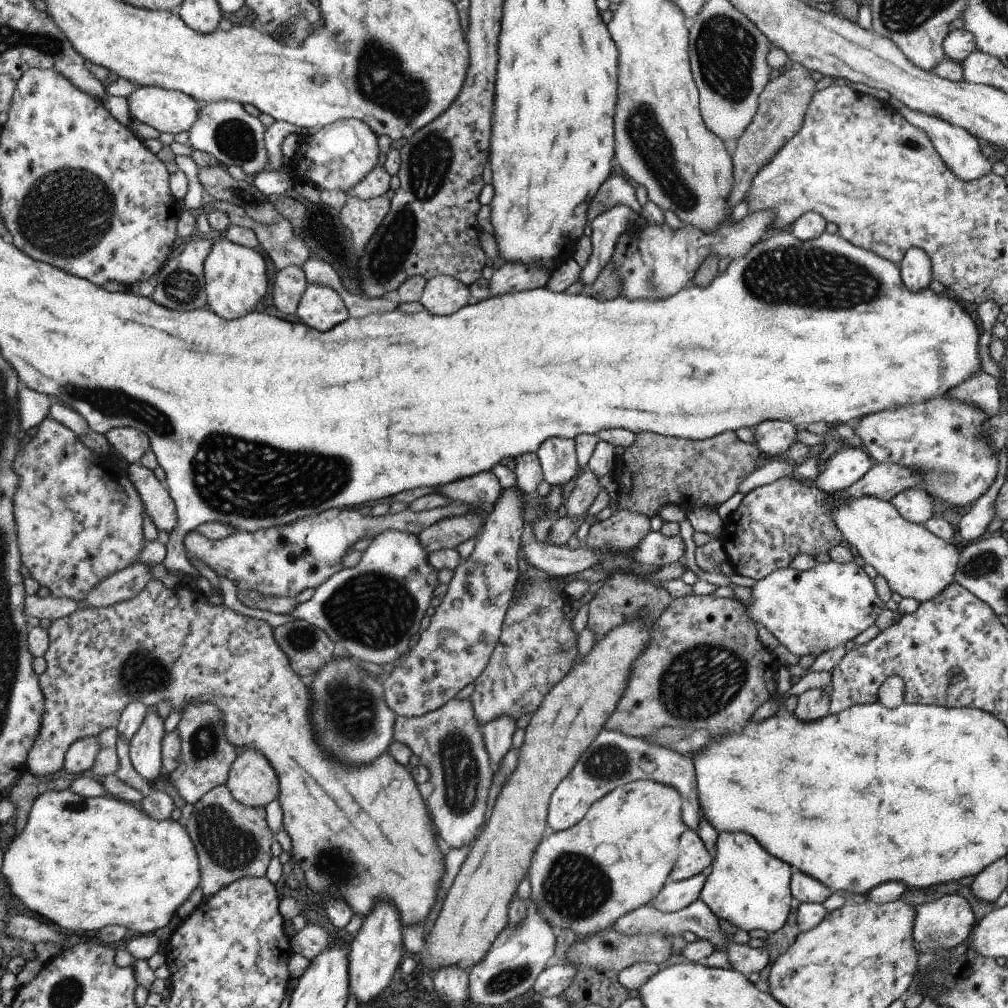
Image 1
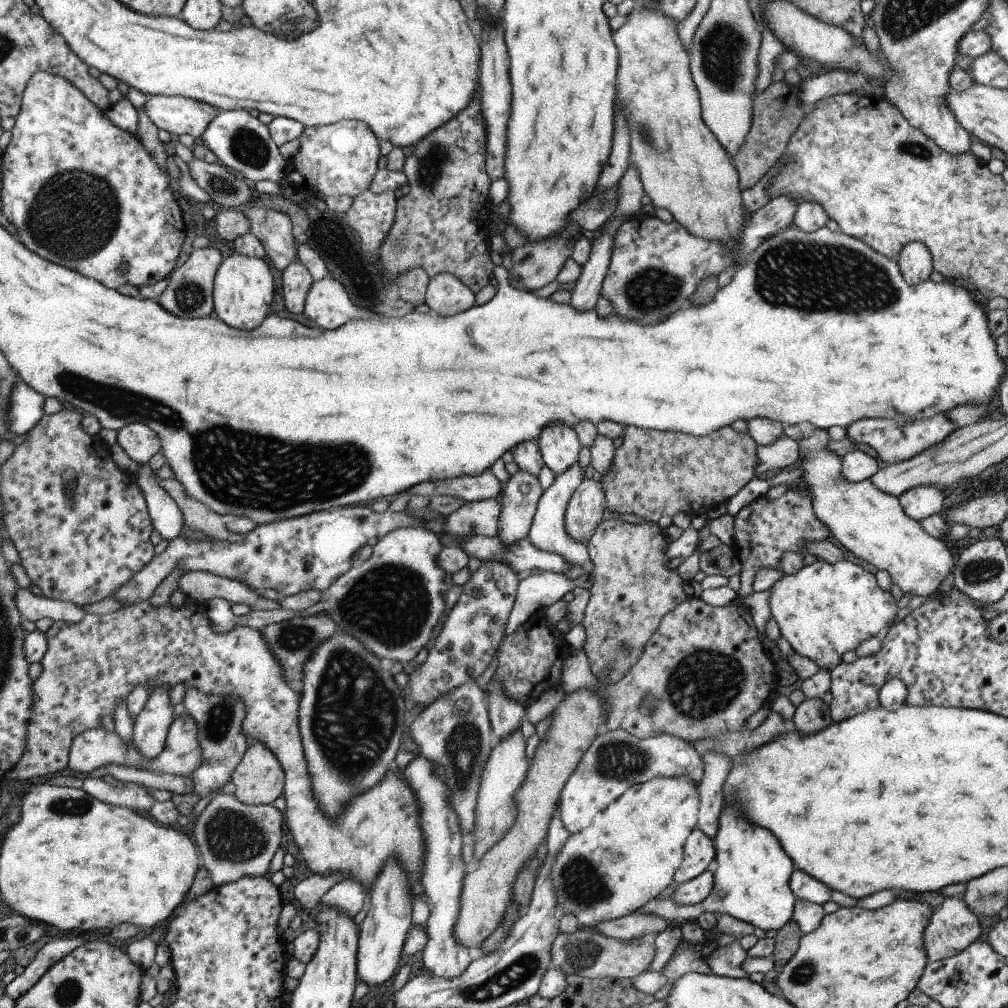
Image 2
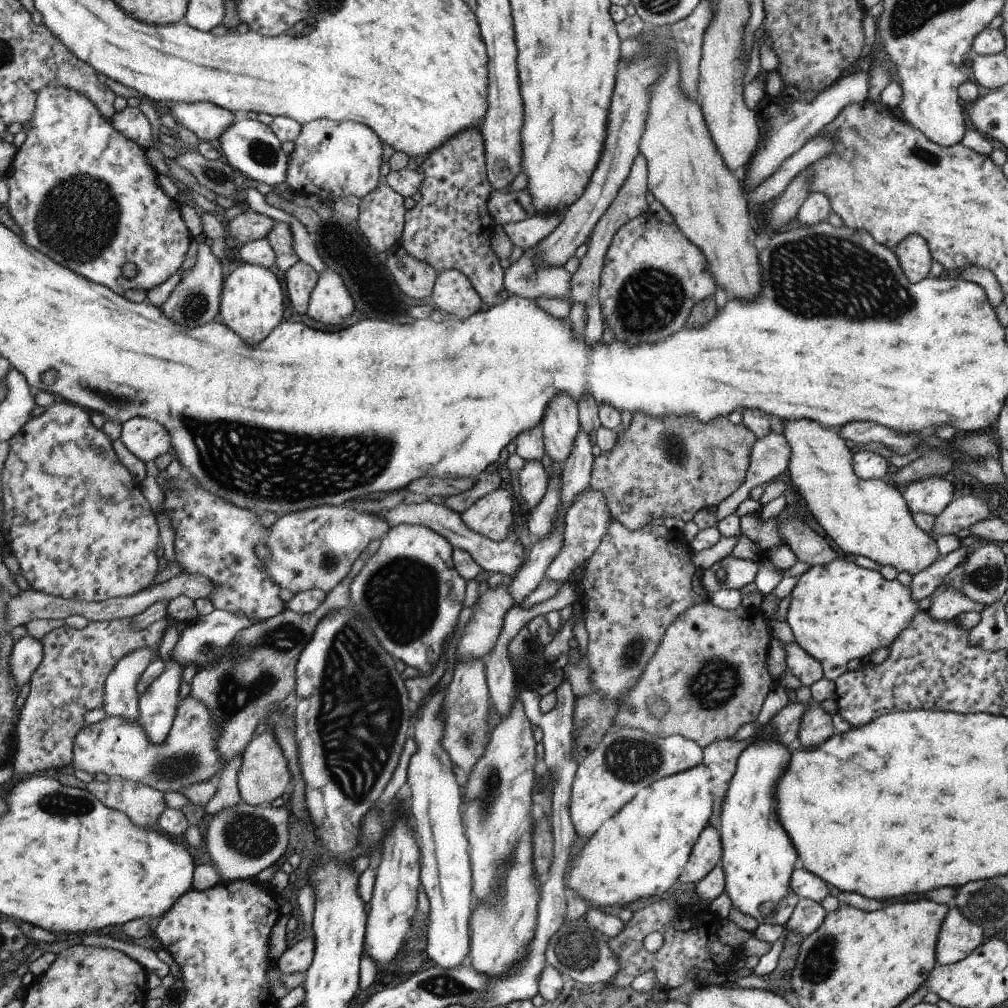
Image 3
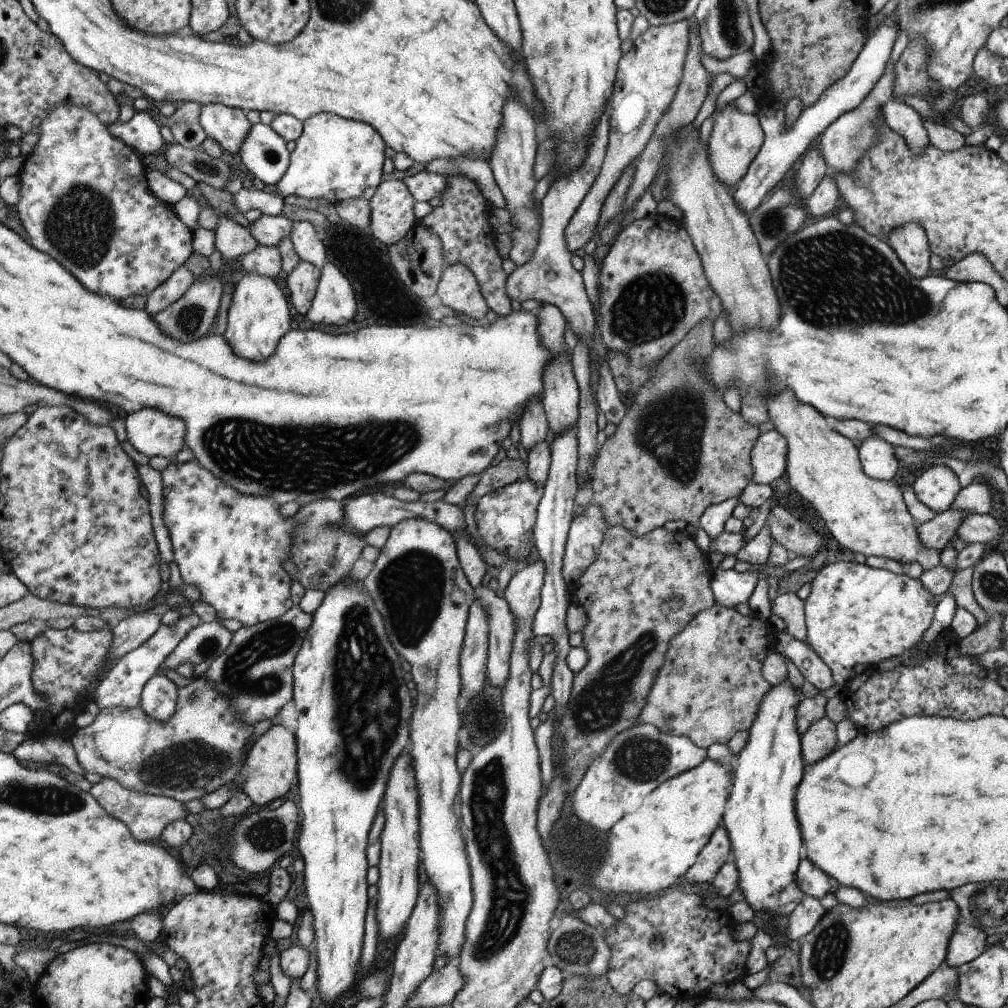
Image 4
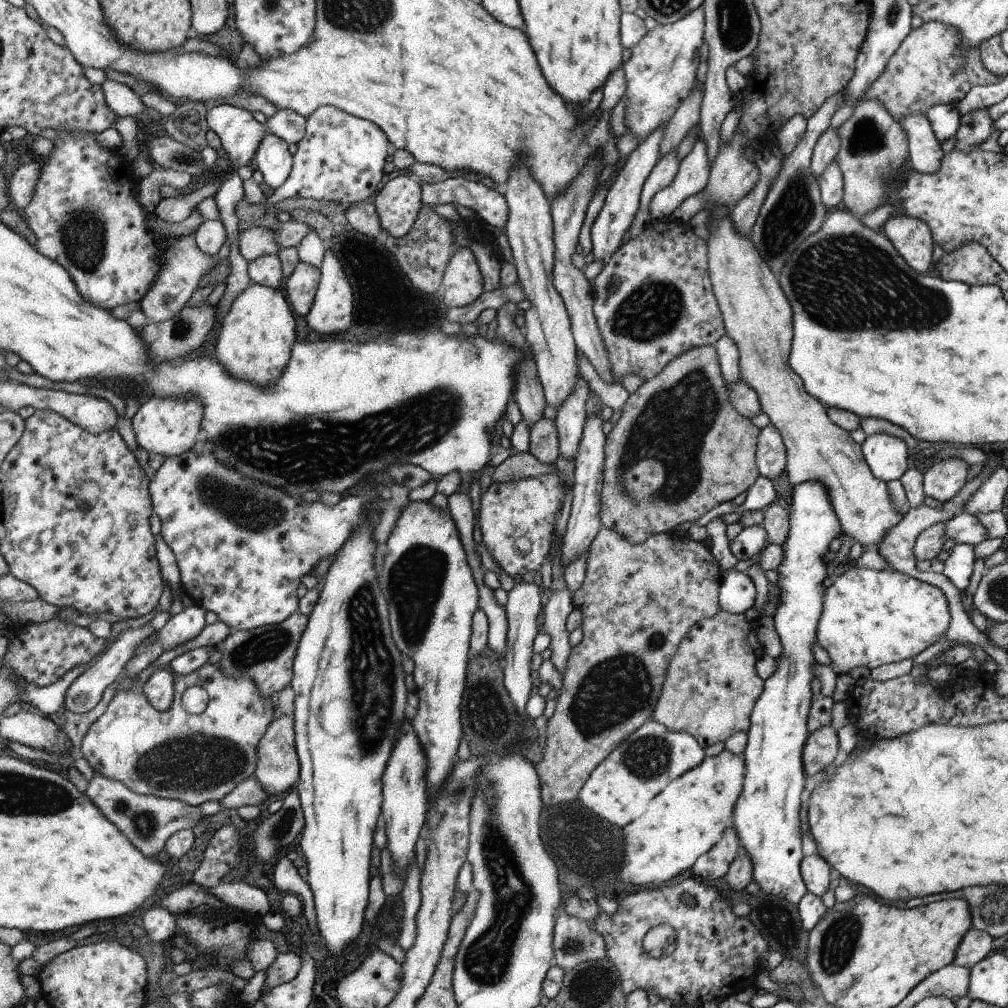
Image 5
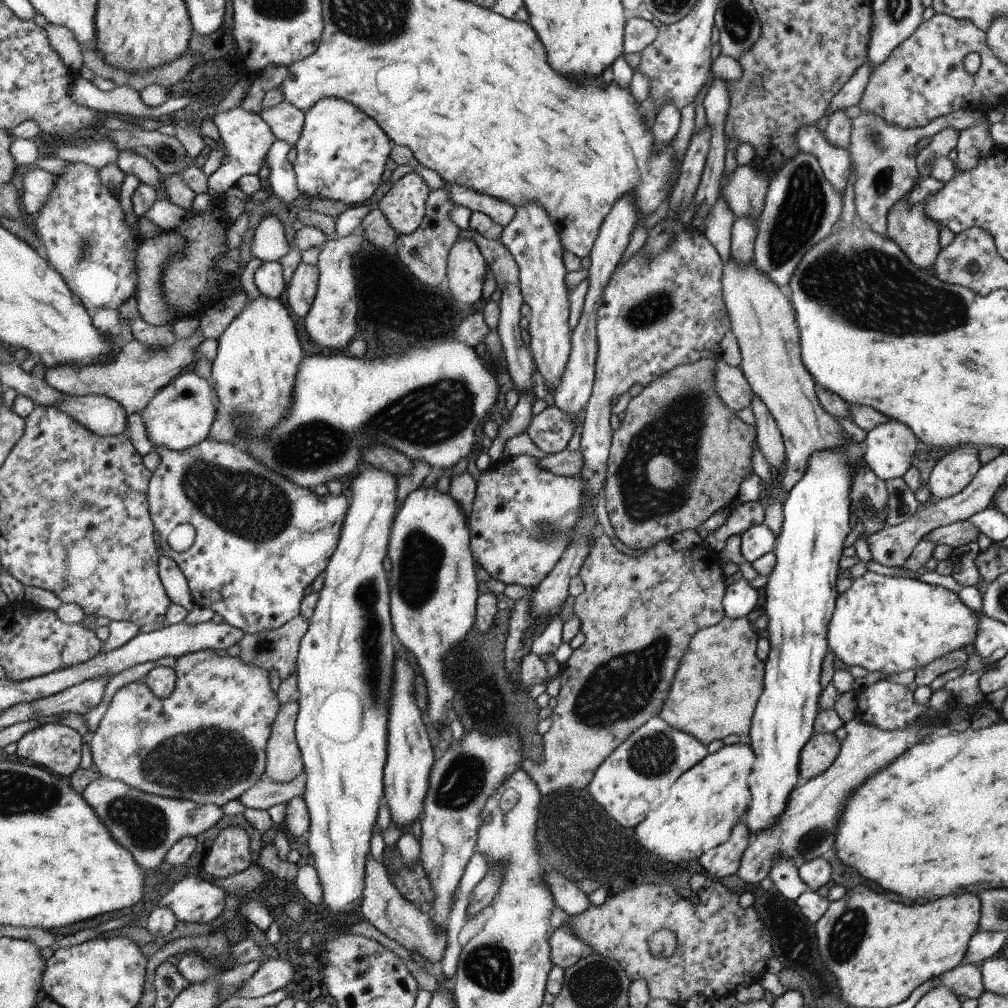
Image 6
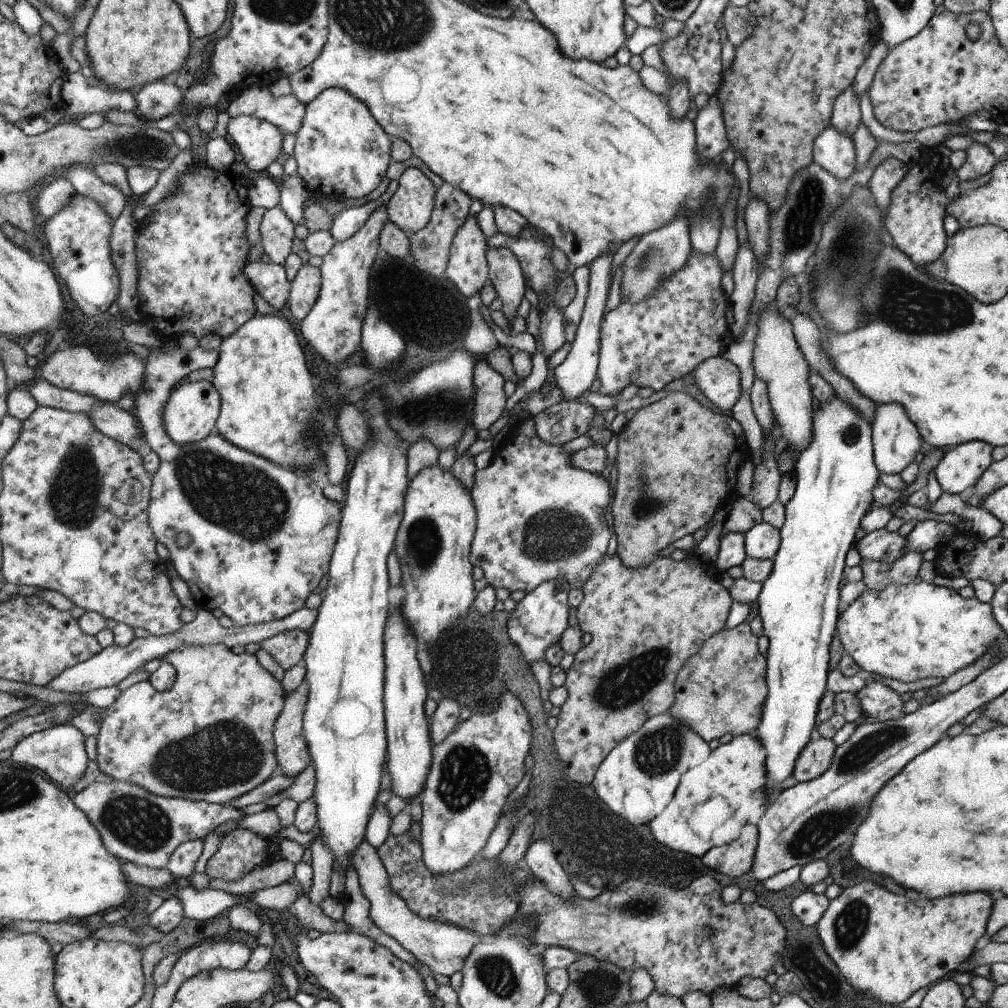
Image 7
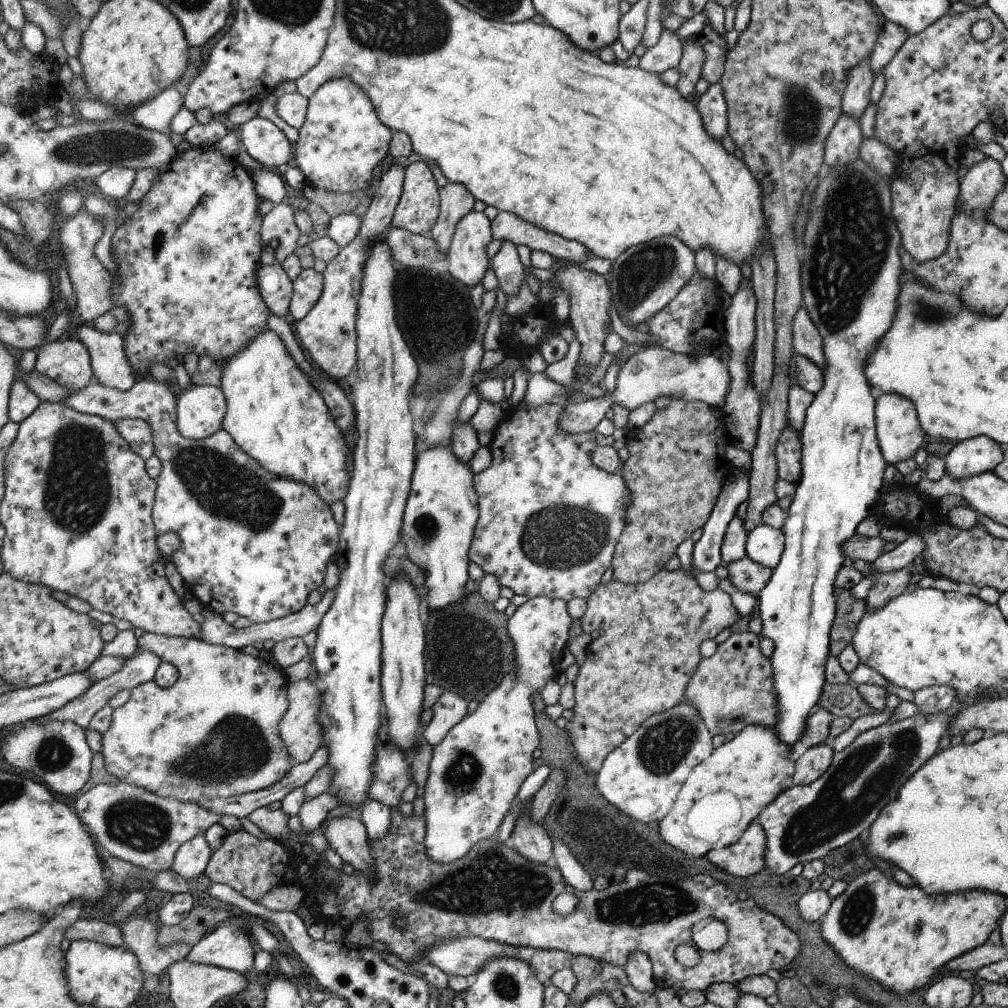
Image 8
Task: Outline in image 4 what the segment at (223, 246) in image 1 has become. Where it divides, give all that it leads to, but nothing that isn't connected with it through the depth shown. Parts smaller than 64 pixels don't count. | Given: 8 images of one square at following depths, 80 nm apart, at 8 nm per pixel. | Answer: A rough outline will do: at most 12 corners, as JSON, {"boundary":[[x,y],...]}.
{"boundary":[[247,274],[224,336],[246,360],[270,358],[290,330],[274,280]]}

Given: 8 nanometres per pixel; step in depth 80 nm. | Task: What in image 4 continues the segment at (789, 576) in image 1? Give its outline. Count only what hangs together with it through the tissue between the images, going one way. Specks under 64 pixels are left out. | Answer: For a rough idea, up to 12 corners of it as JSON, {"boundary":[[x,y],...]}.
{"boundary":[[856,561],[806,585],[808,642],[843,688],[910,651],[938,603]]}

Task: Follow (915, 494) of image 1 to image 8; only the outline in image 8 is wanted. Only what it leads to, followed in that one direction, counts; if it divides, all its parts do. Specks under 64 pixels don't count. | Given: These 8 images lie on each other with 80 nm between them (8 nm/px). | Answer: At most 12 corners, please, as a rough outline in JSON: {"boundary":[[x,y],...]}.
{"boundary":[[988,436],[955,444],[945,458],[955,479],[993,470],[1004,459]]}

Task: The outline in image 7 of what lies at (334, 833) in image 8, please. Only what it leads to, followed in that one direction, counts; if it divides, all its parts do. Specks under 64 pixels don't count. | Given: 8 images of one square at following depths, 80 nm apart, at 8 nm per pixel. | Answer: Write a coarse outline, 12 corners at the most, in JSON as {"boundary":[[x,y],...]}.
{"boundary":[[366,839],[351,864],[370,918],[434,973],[463,969],[481,941],[414,914]]}

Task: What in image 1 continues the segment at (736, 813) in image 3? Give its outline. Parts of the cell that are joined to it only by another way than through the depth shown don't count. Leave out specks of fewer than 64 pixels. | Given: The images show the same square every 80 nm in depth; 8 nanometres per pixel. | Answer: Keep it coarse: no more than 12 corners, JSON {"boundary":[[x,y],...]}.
{"boundary":[[720,832],[701,901],[770,934],[792,908],[790,866]]}

